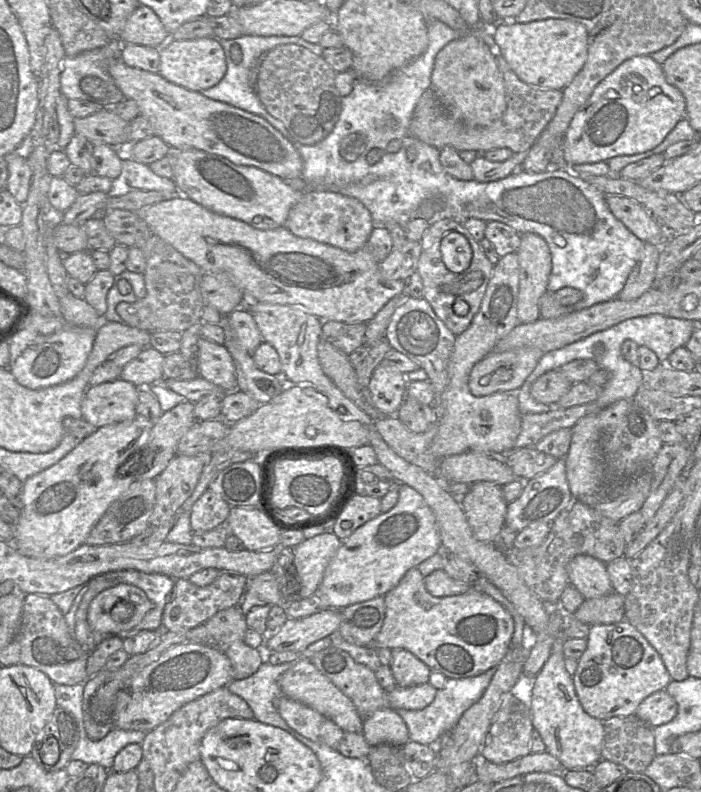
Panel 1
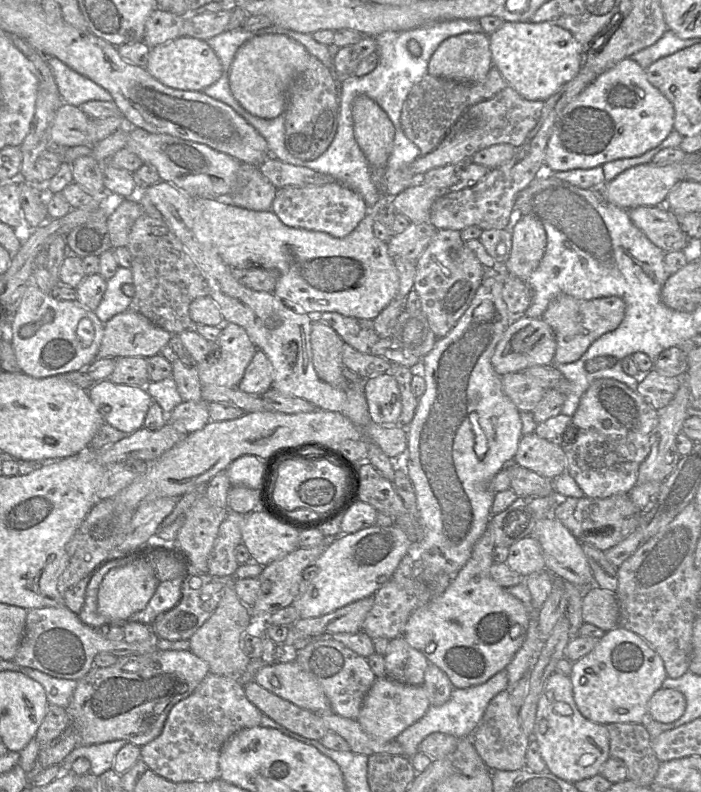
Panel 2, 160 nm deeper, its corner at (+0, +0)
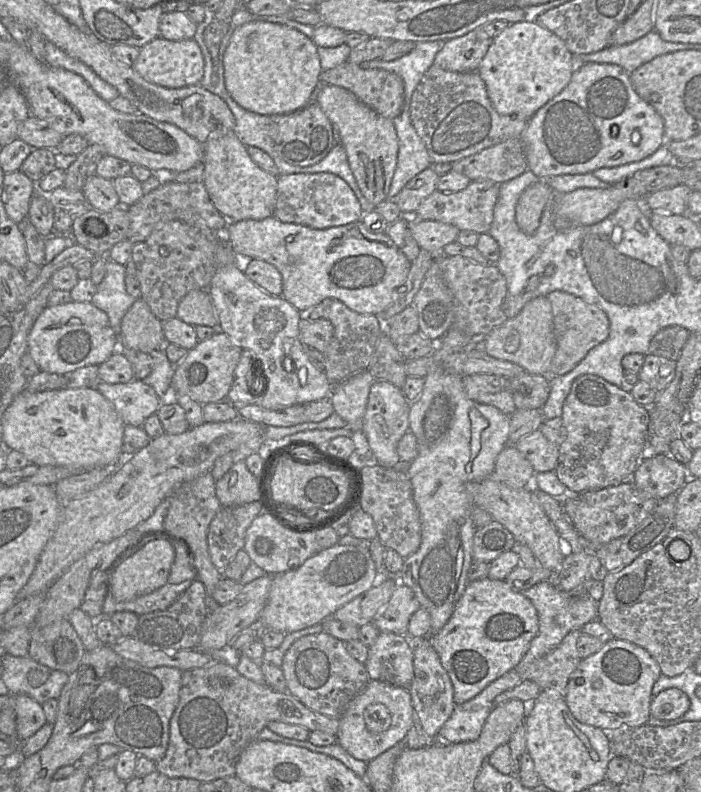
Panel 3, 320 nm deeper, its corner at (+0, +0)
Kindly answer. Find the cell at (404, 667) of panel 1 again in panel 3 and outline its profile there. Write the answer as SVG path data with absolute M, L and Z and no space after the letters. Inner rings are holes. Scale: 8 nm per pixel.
M380 632L373 645L368 647L365 667L370 680L385 682L409 691L414 678L413 643L407 635L392 632Z

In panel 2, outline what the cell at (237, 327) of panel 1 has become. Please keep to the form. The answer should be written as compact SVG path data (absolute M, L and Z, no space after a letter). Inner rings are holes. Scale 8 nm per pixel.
M222 320L221 333L205 360L197 364L202 386L236 387L258 349L241 326Z

